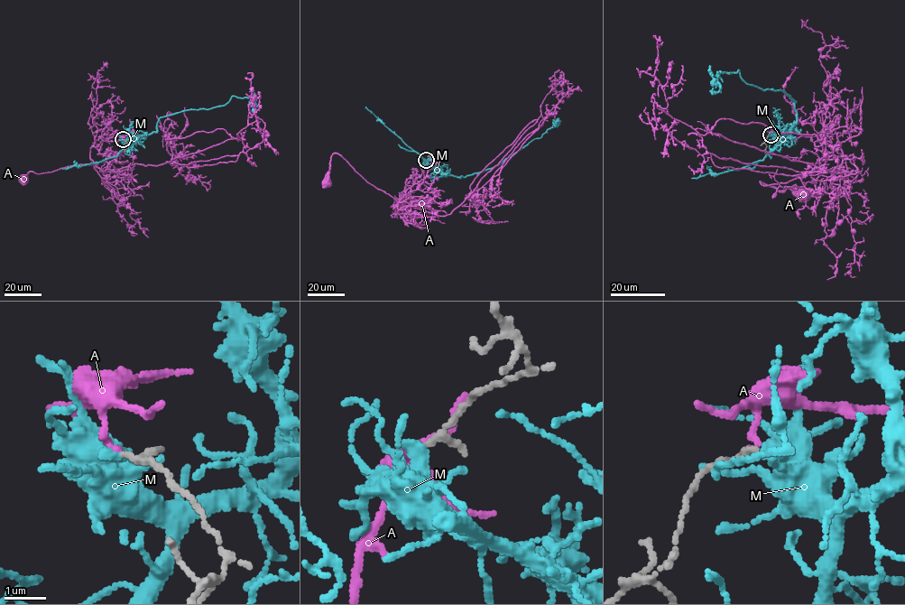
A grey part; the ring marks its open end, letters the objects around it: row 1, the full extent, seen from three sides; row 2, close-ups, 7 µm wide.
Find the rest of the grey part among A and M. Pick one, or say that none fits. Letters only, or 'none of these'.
A

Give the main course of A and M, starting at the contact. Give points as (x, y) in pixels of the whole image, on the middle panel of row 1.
A: (426, 161), (423, 172), (393, 209), (397, 204), (396, 200), (368, 182), (337, 153), (331, 157), (327, 183)
M: (426, 161), (443, 172), (459, 177), (473, 174), (497, 166), (556, 125), (558, 119)

